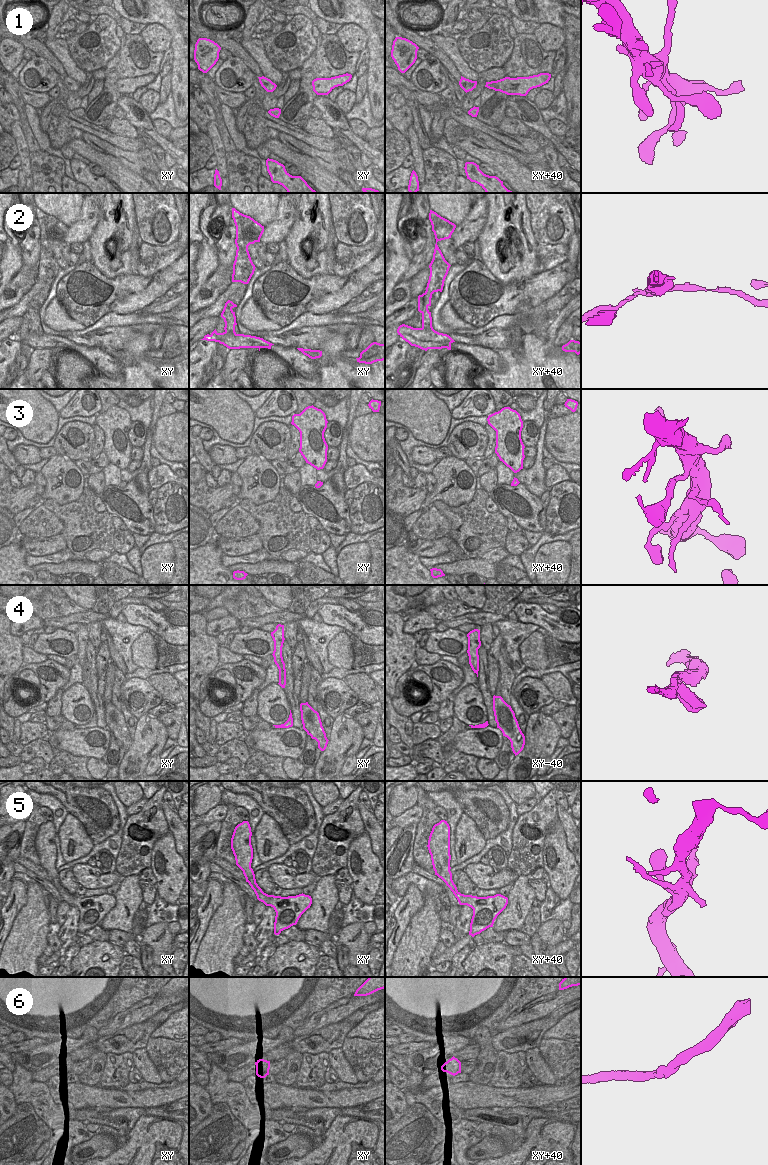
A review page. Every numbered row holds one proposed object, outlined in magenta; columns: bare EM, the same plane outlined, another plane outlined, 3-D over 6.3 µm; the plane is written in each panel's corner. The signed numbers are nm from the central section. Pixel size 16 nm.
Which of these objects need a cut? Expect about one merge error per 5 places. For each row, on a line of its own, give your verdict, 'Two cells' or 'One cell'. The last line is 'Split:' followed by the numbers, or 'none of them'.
1: One cell
2: Two cells
3: One cell
4: Two cells
5: One cell
6: One cell
Split: 2, 4.

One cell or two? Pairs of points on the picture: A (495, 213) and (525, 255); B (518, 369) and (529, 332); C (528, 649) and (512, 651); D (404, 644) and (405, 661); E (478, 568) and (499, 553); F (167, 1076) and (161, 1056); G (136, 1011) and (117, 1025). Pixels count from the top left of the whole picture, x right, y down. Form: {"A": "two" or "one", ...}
{"A": "one", "B": "one", "C": "two", "D": "one", "E": "two", "F": "one", "G": "one"}

